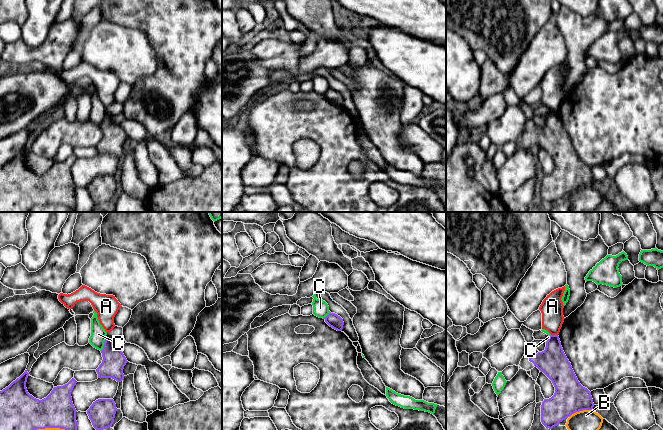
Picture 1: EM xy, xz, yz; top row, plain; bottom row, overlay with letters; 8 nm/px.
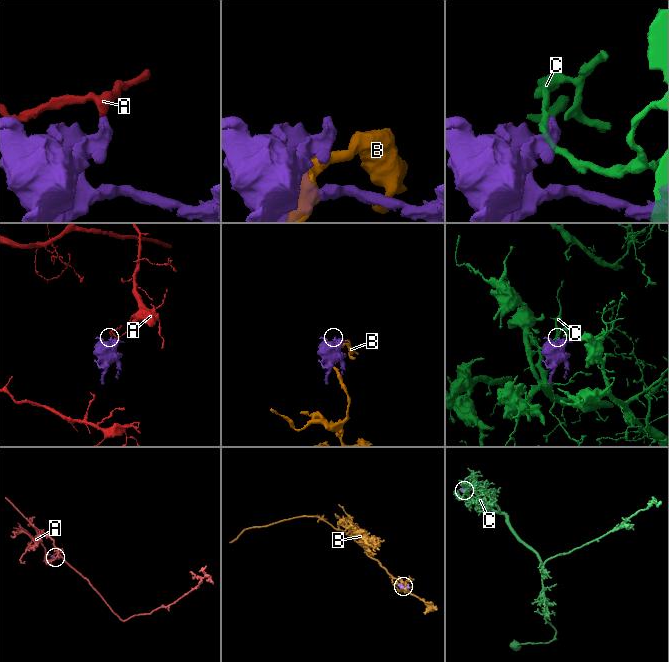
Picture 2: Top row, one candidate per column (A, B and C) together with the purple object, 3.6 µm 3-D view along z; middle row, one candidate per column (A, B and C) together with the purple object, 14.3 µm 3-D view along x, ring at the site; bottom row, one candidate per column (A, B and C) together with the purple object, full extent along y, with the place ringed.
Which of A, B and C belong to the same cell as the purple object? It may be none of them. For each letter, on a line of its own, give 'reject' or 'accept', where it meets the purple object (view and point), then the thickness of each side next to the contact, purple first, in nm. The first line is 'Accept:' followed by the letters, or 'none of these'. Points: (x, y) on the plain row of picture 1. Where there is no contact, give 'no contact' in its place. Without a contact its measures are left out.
Accept: none of these
A: reject; contact yz (554, 111); calibres 220 and 180 nm
B: reject; contact yz (579, 186); calibres 260 and 190 nm
C: reject; contact xy (104, 120); calibres 180 and 130 nm

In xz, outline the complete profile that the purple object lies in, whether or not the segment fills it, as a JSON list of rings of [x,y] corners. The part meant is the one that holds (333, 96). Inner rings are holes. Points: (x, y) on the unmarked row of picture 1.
[[[329,89],[325,94],[325,98],[337,107],[342,107],[343,105],[343,95],[335,89]]]

